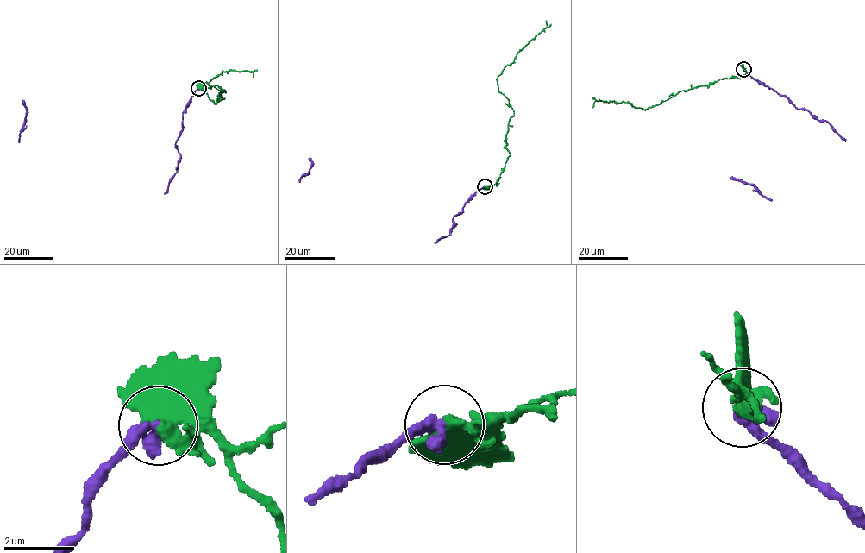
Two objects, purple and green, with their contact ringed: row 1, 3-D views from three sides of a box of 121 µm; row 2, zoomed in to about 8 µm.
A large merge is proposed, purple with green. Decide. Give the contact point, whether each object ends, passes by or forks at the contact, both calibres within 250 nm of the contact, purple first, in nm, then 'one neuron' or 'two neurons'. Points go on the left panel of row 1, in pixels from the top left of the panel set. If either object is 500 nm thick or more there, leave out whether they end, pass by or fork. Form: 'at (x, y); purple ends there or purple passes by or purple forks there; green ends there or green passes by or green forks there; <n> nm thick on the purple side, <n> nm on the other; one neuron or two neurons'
at (198, 88); purple ends there; green passes by; 400 nm thick on the purple side, 400 nm on the other; two neurons

